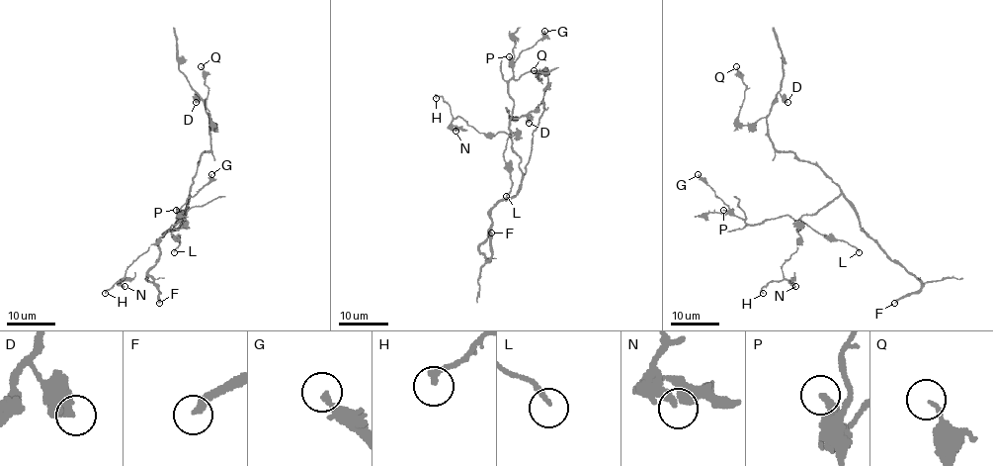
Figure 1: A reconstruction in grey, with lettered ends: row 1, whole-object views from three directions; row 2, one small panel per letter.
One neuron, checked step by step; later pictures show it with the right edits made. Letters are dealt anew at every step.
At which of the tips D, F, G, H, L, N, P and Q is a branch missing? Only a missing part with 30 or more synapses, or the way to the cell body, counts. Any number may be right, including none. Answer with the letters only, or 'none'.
none

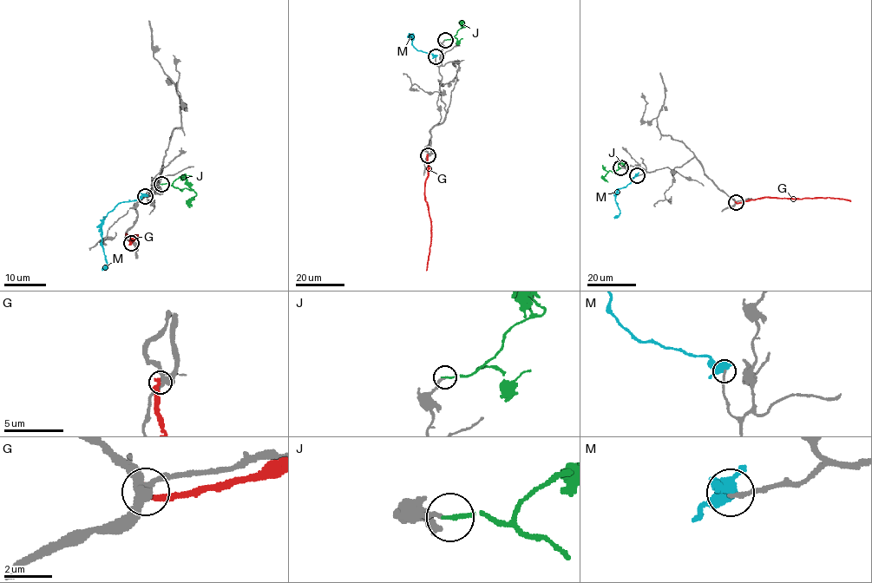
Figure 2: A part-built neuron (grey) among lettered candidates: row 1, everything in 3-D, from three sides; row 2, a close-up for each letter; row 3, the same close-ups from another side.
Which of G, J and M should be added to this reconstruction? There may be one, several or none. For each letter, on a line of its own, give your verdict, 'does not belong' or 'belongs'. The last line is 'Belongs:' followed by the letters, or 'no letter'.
G: does not belong
J: belongs
M: does not belong
Belongs: J

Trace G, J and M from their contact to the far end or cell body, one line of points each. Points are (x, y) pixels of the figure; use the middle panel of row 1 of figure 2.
G: (428, 155), (424, 198), (430, 223), (430, 245), (426, 270)
J: (445, 40), (451, 38), (466, 26), (462, 23), (462, 28)
M: (436, 56), (418, 50), (412, 44), (410, 34)

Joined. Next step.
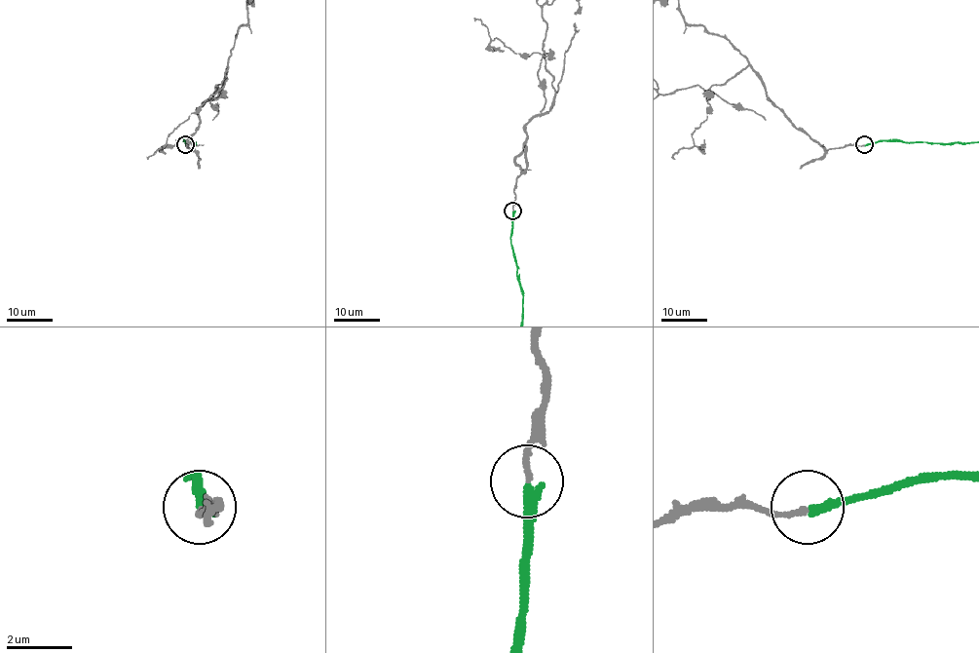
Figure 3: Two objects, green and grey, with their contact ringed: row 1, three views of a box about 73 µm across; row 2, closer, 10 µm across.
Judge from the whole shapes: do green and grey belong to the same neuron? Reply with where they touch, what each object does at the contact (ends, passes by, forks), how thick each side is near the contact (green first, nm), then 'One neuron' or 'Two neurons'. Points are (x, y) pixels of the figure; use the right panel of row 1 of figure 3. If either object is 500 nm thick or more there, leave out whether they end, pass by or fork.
Place: (864, 144). At the ring green ends. At the ring grey ends. Thickness 260 nm (green) against 160 nm. One neuron

